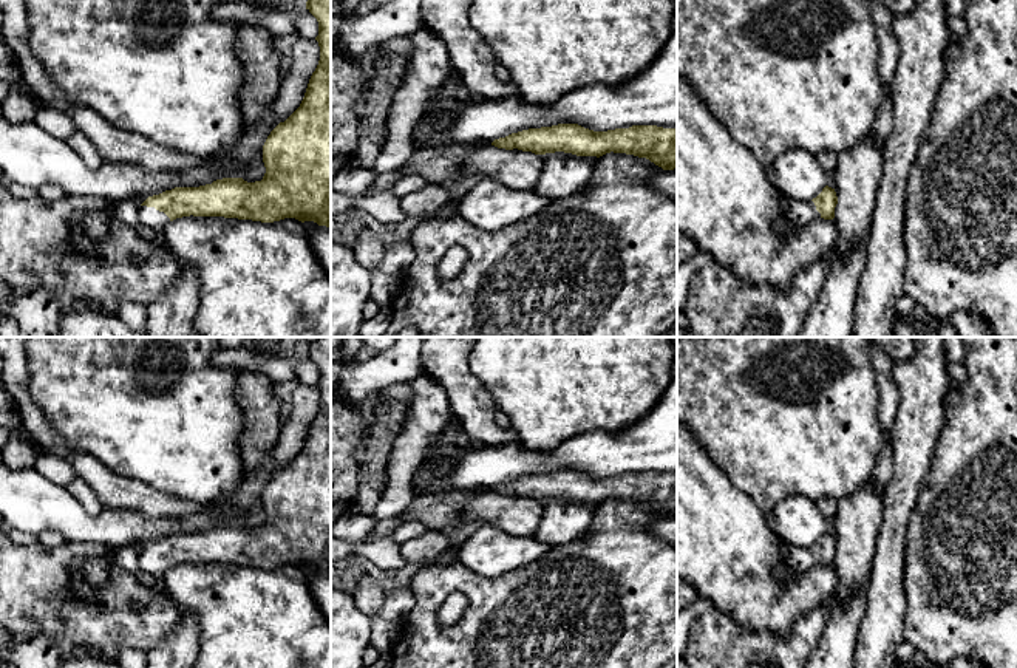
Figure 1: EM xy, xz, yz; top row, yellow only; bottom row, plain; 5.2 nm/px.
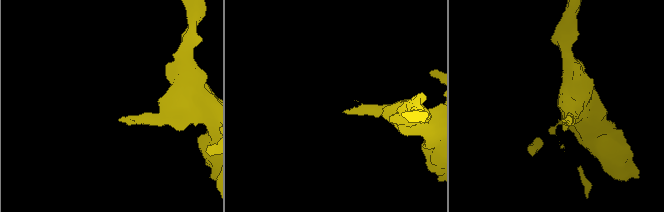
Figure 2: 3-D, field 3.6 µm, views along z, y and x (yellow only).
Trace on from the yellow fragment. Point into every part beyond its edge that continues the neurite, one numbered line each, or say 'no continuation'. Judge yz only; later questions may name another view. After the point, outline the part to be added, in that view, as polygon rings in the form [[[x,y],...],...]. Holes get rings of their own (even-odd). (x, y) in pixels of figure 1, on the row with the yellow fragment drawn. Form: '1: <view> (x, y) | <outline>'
1: yz (799, 212) | [[[782,198],[781,204],[785,209],[785,216],[796,226],[810,224],[821,218],[813,201],[793,201]]]

